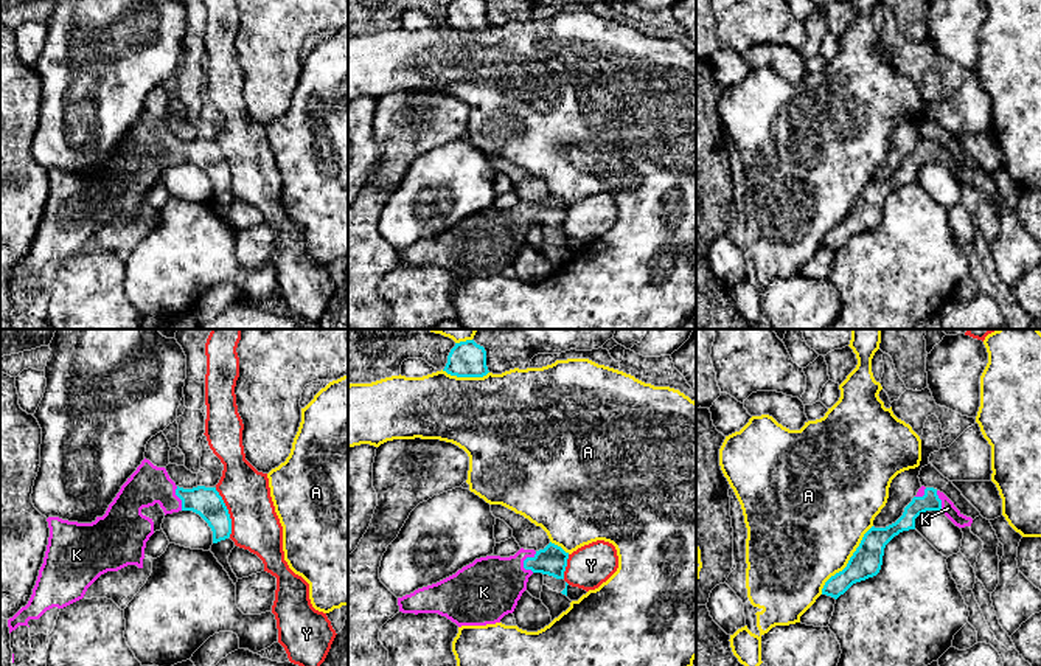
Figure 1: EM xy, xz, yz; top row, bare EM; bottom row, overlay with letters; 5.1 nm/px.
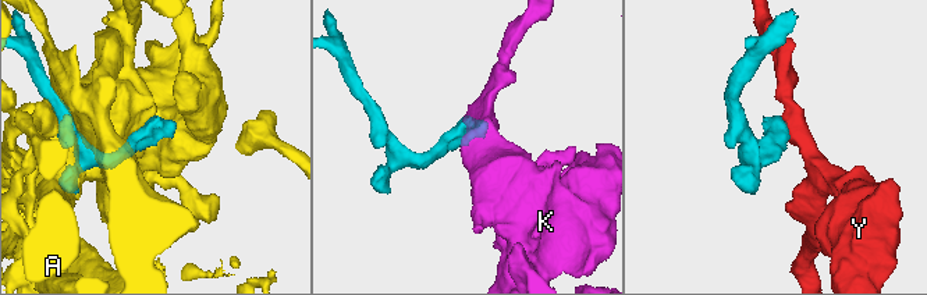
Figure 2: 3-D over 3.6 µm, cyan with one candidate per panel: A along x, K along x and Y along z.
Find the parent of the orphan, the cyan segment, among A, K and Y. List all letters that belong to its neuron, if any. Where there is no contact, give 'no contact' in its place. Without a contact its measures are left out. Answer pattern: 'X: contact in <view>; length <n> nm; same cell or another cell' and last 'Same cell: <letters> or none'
A: contact in yz; length 440 nm; another cell
K: contact in xz; length 120 nm; same cell
Y: contact in xy; length 260 nm; another cell
Same cell: K

